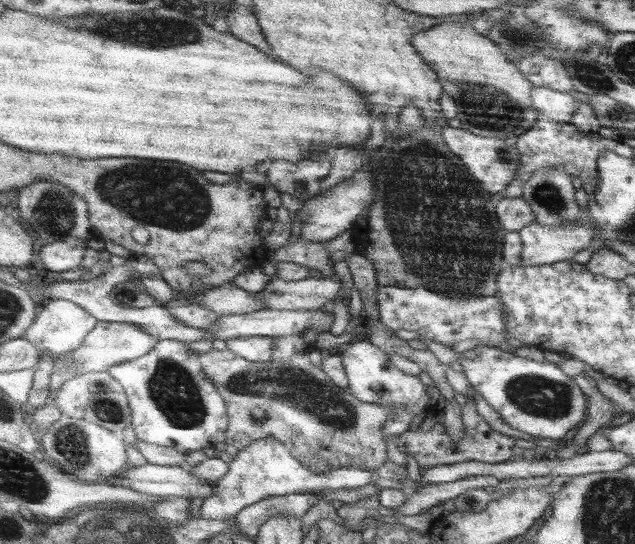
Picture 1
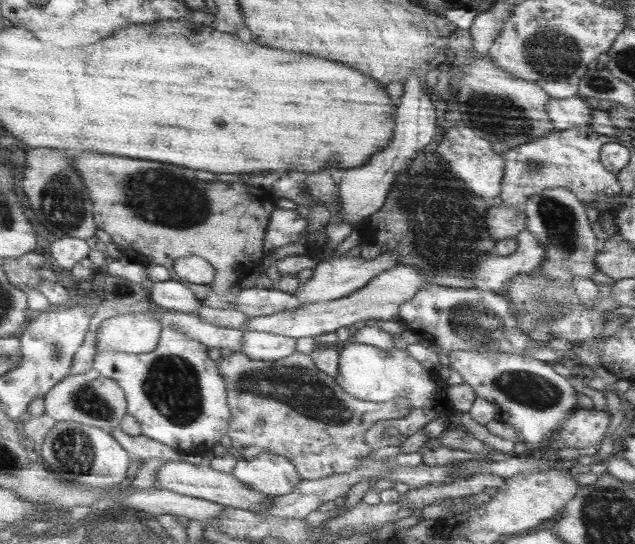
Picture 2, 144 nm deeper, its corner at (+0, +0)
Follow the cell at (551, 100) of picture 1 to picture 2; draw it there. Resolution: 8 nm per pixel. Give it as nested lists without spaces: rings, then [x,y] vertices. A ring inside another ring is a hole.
[[[581,96],[567,100],[551,98],[547,110],[549,110],[549,120],[553,120],[557,130],[589,128],[593,122],[593,108],[589,108],[585,98]]]

